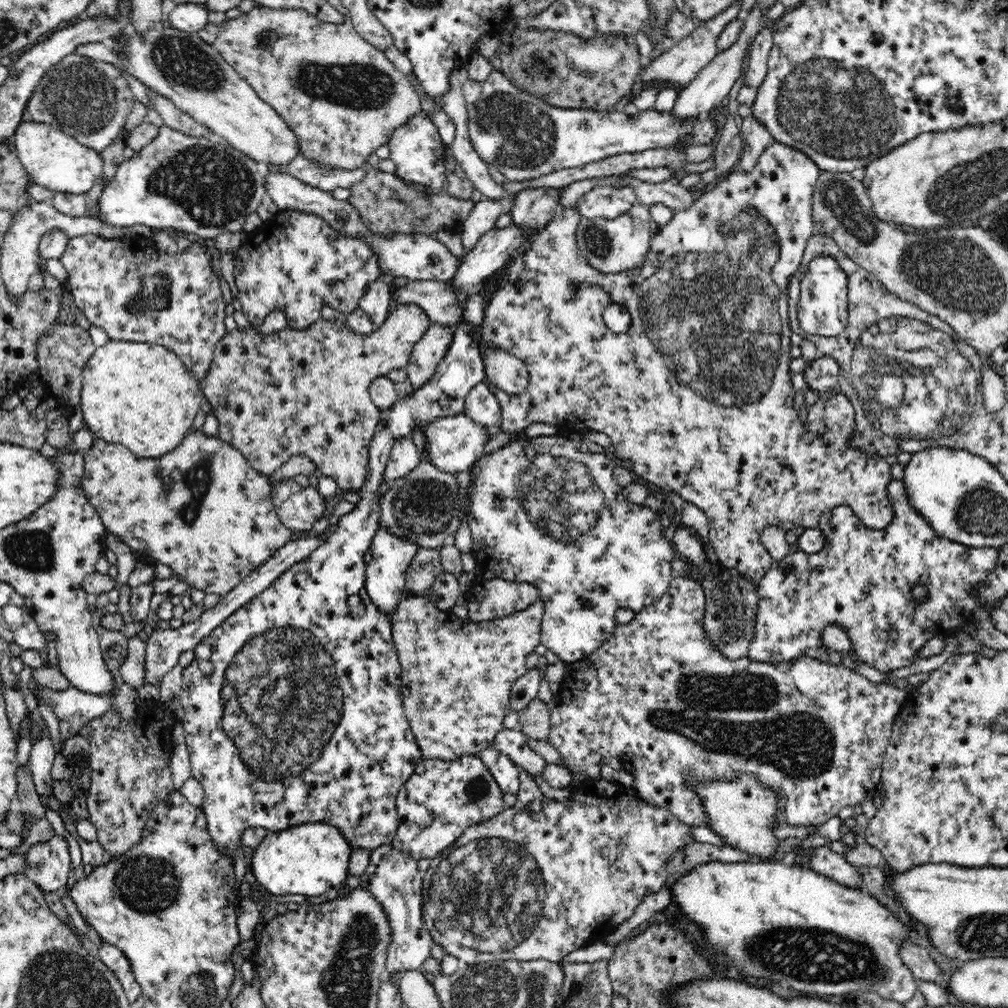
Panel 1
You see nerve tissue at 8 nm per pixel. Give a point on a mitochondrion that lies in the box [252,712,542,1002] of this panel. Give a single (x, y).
(476, 789)

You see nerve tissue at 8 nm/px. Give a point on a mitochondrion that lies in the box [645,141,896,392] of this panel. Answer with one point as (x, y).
(838, 196)

